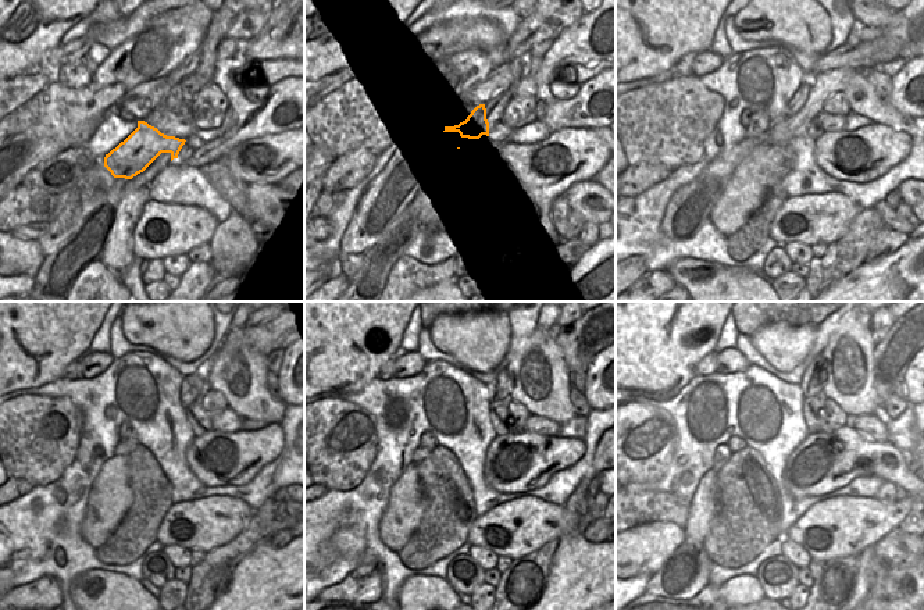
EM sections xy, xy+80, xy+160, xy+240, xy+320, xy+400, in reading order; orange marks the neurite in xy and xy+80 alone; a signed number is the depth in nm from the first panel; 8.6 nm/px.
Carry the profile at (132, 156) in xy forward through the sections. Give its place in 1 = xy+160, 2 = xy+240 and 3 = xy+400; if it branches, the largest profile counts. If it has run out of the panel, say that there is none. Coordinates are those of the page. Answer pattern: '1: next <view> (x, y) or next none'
1: next xy+160 (802, 93)
2: next xy+240 (188, 393)
3: next xy+400 (813, 380)

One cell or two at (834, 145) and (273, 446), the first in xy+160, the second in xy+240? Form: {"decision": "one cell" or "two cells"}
{"decision": "one cell"}

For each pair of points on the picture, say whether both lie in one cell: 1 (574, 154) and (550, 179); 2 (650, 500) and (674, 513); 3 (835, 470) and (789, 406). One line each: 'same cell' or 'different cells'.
1: same cell
2: same cell
3: different cells

